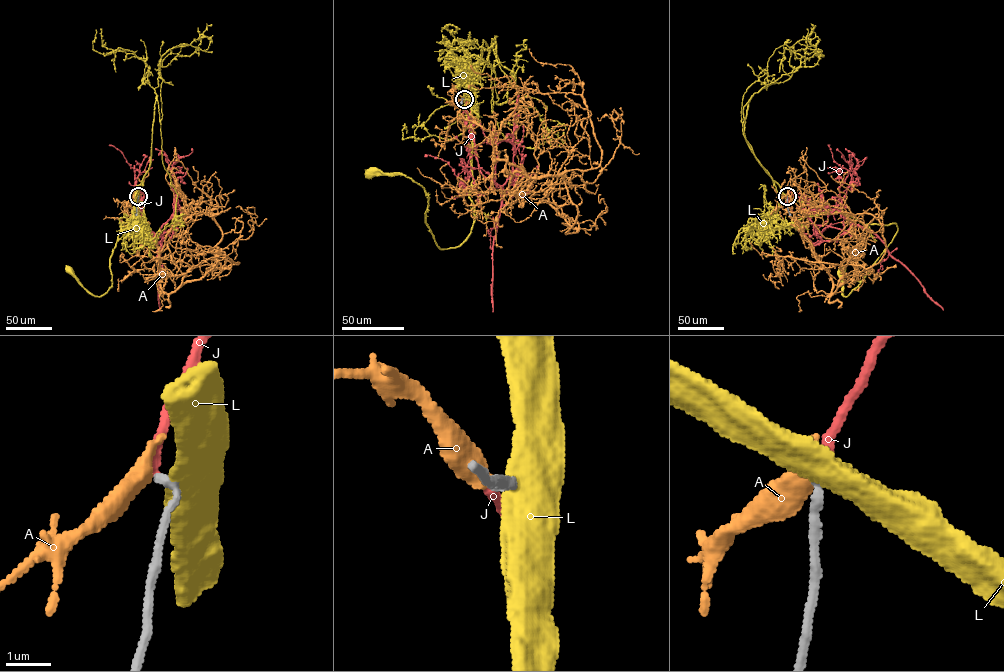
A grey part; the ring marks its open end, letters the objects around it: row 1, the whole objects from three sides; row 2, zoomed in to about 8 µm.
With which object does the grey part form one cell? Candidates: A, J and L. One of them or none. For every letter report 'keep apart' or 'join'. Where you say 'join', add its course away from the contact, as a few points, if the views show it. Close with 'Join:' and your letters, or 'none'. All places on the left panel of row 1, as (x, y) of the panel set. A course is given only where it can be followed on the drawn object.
A: keep apart
J: join; course (138, 196), (141, 192), (144, 195), (141, 212), (145, 225), (160, 233), (165, 224), (159, 258), (159, 310)
L: keep apart
Join: J

